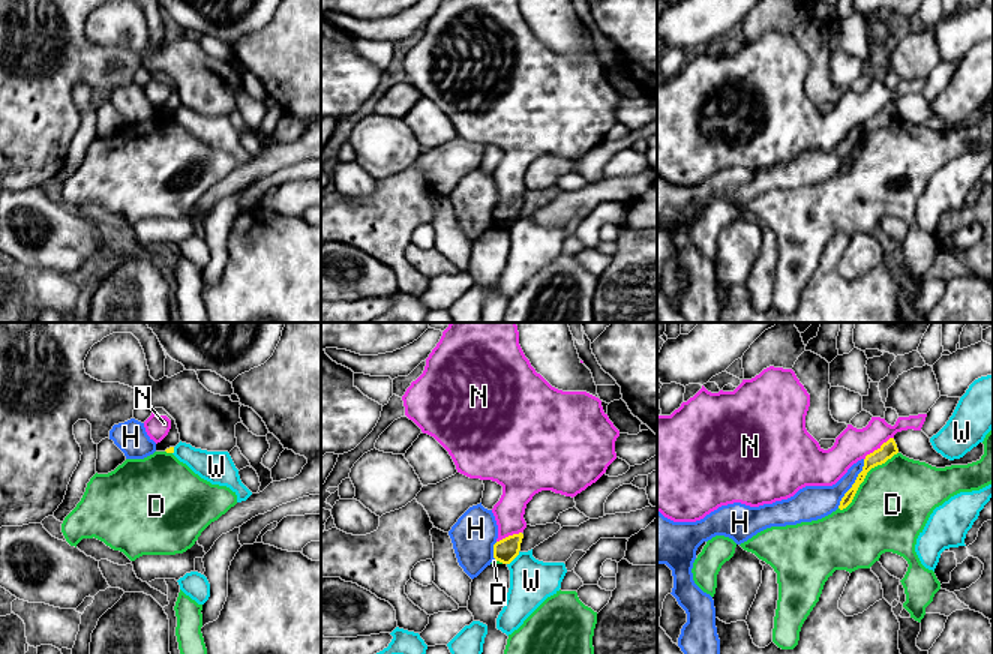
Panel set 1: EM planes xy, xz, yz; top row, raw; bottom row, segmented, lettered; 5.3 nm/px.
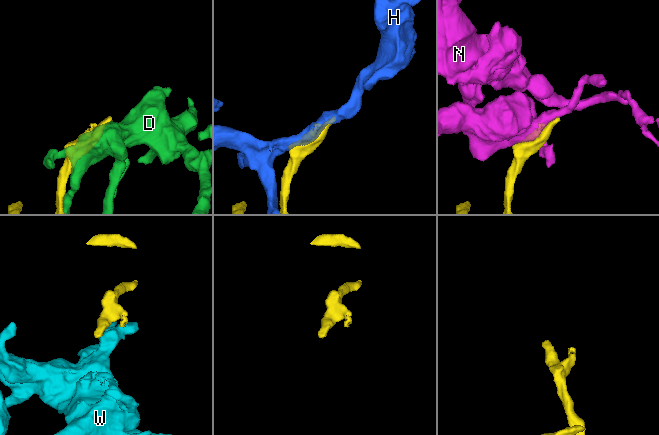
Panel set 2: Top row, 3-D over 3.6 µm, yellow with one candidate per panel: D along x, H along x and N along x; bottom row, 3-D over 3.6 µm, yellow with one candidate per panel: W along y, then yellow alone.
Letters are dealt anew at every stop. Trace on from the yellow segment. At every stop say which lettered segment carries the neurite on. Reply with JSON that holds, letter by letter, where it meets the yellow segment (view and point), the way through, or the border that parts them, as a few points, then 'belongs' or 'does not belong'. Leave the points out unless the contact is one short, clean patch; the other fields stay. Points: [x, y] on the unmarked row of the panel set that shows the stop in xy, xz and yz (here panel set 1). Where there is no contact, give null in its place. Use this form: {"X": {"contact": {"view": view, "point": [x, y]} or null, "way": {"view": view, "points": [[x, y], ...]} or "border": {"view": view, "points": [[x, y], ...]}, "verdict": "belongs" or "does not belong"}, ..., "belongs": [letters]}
{"D": {"contact": {"view": "yz", "point": [864, 141]}, "verdict": "does not belong"}, "H": {"contact": {"view": "yz", "point": [854, 147]}, "verdict": "does not belong"}, "N": {"contact": {"view": "yz", "point": [878, 113]}, "verdict": "does not belong"}, "W": {"contact": {"view": "xz", "point": [513, 222]}, "border": {"view": "xz", "points": [[519, 216], [507, 228]]}, "verdict": "does not belong"}, "belongs": []}

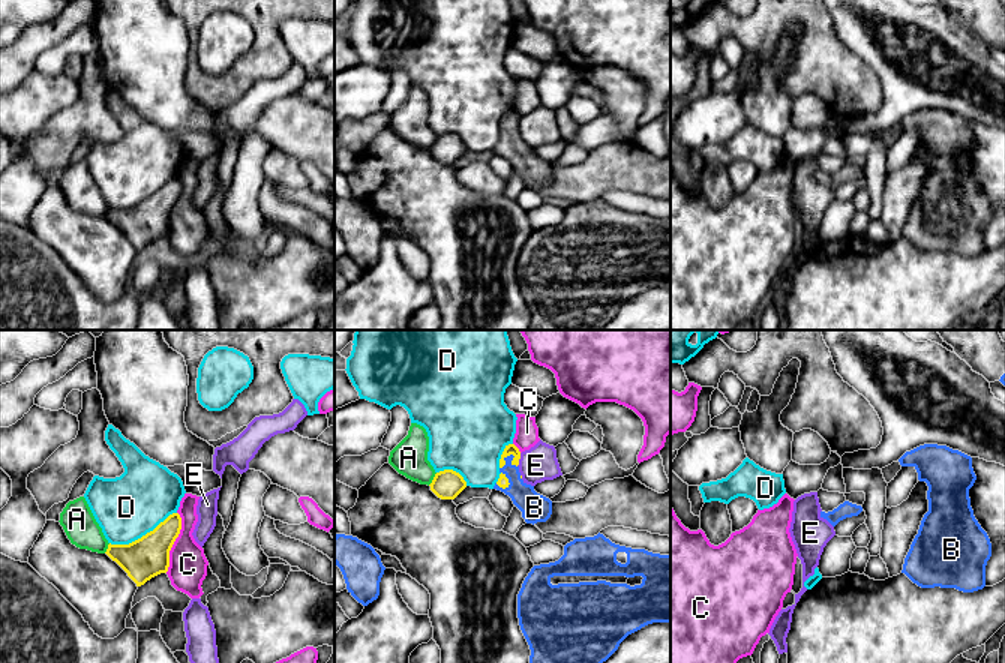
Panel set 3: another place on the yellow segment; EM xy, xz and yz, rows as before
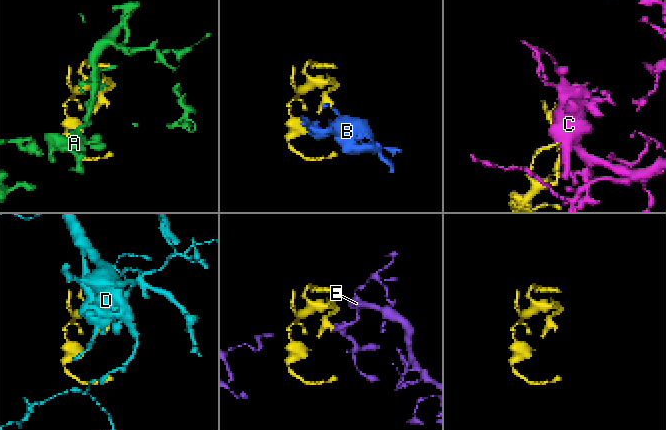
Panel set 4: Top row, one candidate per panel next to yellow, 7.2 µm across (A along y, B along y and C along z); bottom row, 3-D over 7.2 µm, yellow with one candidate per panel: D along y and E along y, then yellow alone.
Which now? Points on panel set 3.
{"A": {"contact": {"view": "xz", "point": [434, 143]}, "verdict": "does not belong"}, "B": {"contact": {"view": "xz", "point": [504, 125]}, "verdict": "belongs"}, "C": {"contact": {"view": "xy", "point": [174, 204]}, "verdict": "does not belong"}, "D": {"contact": {"view": "xy", "point": [143, 200]}, "verdict": "does not belong"}, "E": {"contact": {"view": "xz", "point": [519, 122]}, "border": {"view": "xz", "points": [[521, 117], [516, 129]]}, "verdict": "does not belong"}, "belongs": ["B"]}

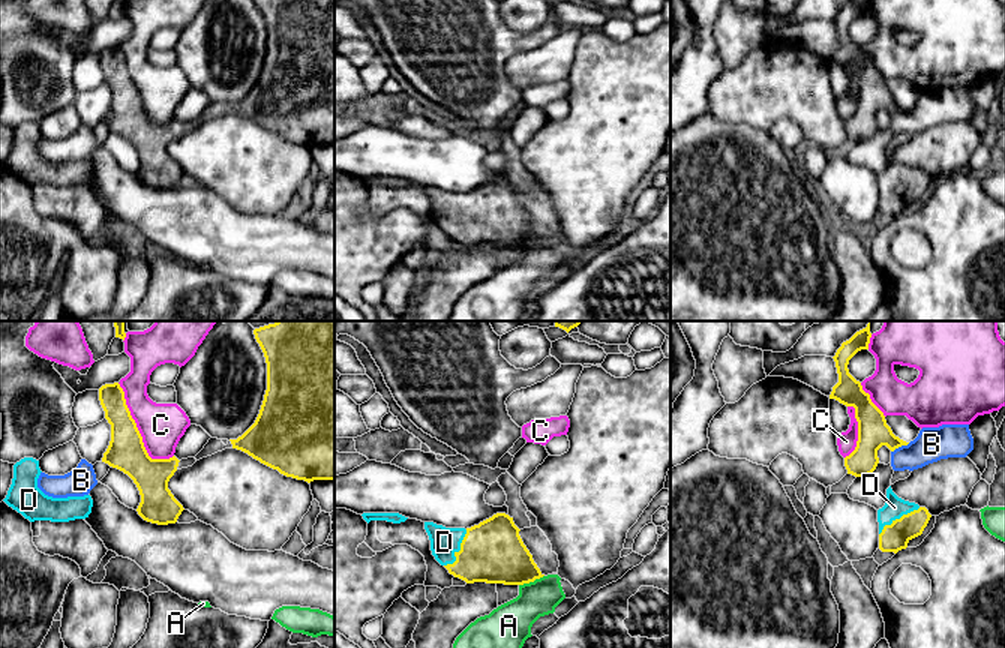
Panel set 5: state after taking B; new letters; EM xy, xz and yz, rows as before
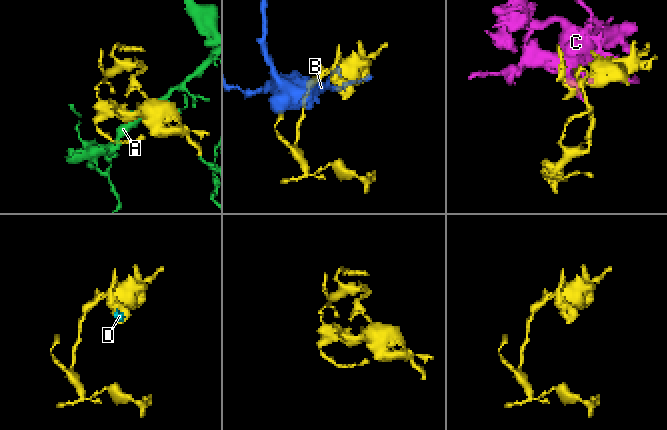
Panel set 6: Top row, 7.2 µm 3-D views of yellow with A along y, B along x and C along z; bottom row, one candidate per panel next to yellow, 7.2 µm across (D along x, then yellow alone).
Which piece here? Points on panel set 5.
{"A": {"contact": {"view": "xz", "point": [531, 245]}, "border": {"view": "xz", "points": [[543, 239], [519, 249]]}, "verdict": "does not belong"}, "B": {"contact": {"view": "yz", "point": [900, 110]}, "border": {"view": "yz", "points": [[909, 107], [891, 116]]}, "verdict": "does not belong"}, "C": {"contact": {"view": "xy", "point": [138, 95]}, "verdict": "does not belong"}, "D": {"contact": {"view": "xz", "point": [459, 215]}, "way": {"view": "xz", "points": [[492, 216], [459, 215], [444, 206]]}, "verdict": "belongs"}, "belongs": ["D"]}

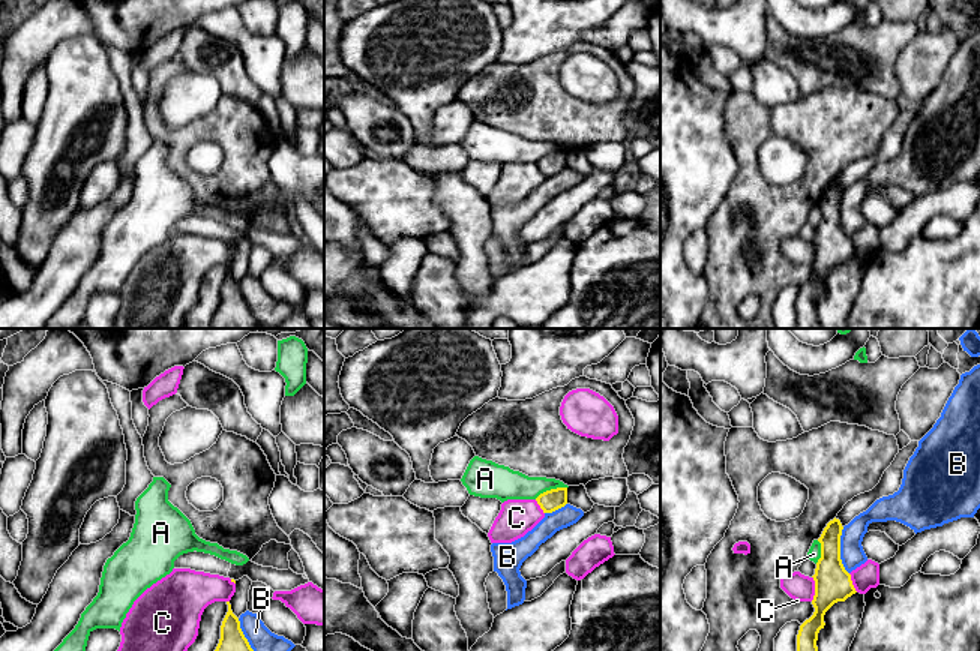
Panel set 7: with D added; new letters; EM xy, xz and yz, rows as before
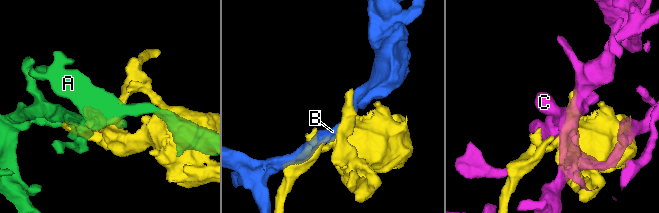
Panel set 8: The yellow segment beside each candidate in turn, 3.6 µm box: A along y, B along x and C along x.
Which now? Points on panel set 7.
{"A": {"contact": {"view": "xz", "point": [551, 153]}, "border": {"view": "xz", "points": [[566, 150], [547, 153], [535, 162]]}, "verdict": "does not belong"}, "B": {"contact": {"view": "yz", "point": [839, 215]}, "verdict": "does not belong"}, "C": {"contact": {"view": "yz", "point": [815, 252]}, "verdict": "does not belong"}, "belongs": []}

